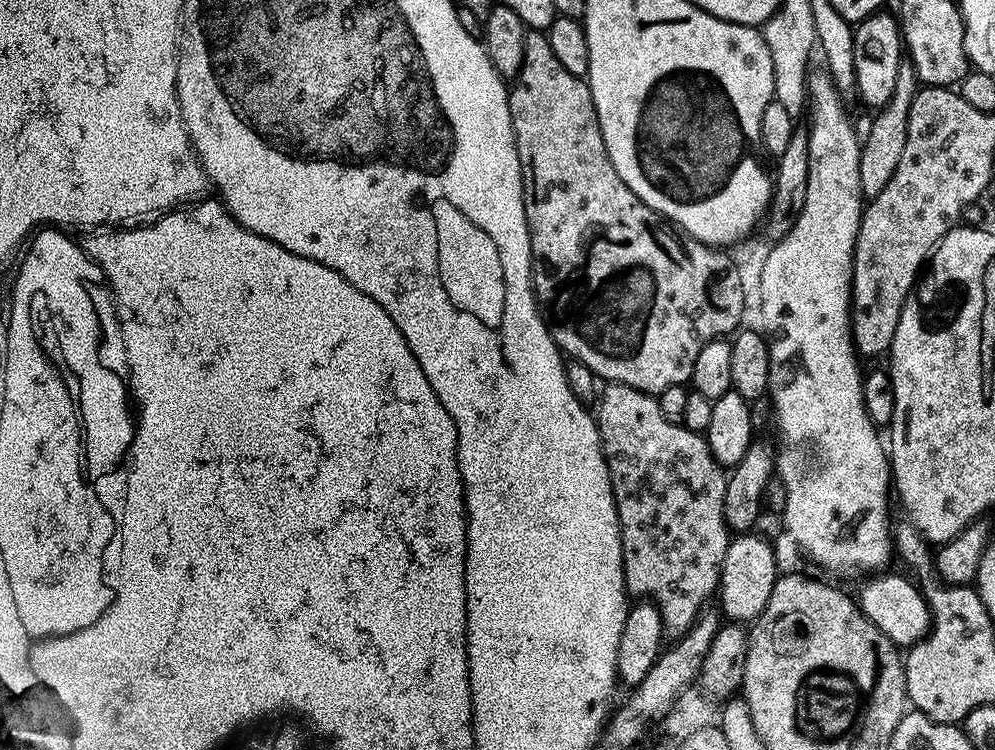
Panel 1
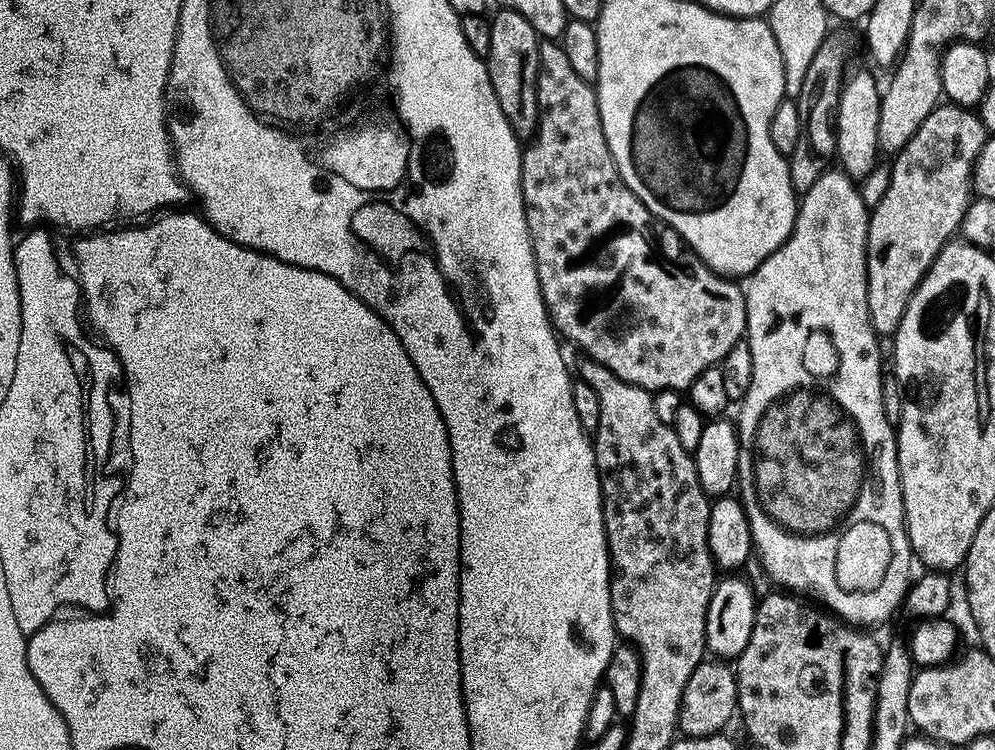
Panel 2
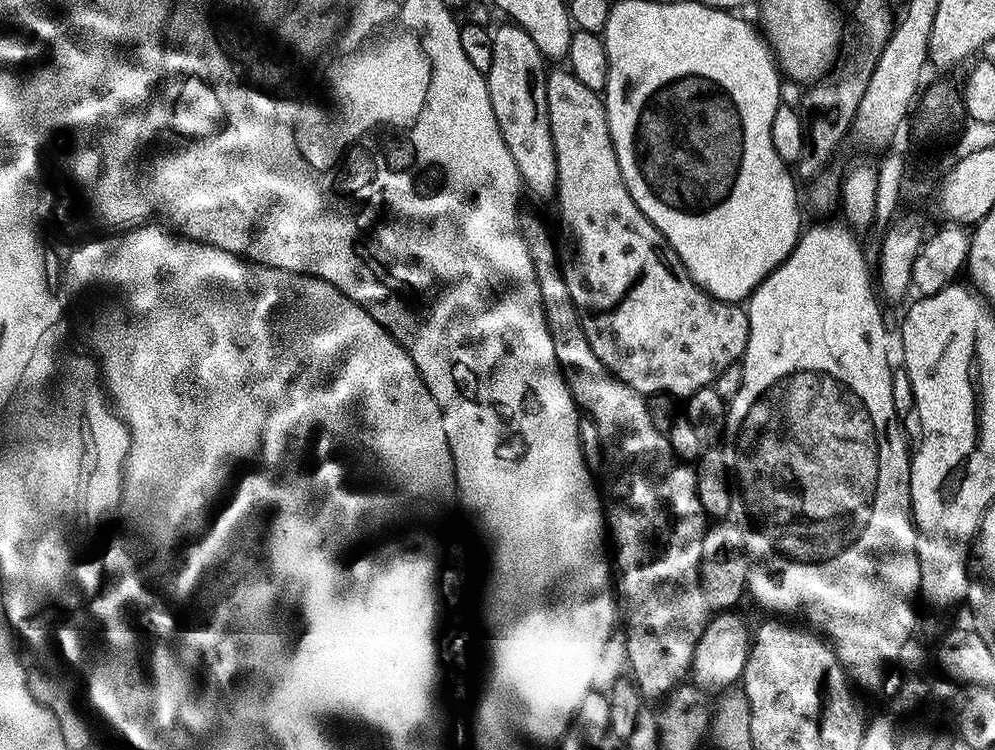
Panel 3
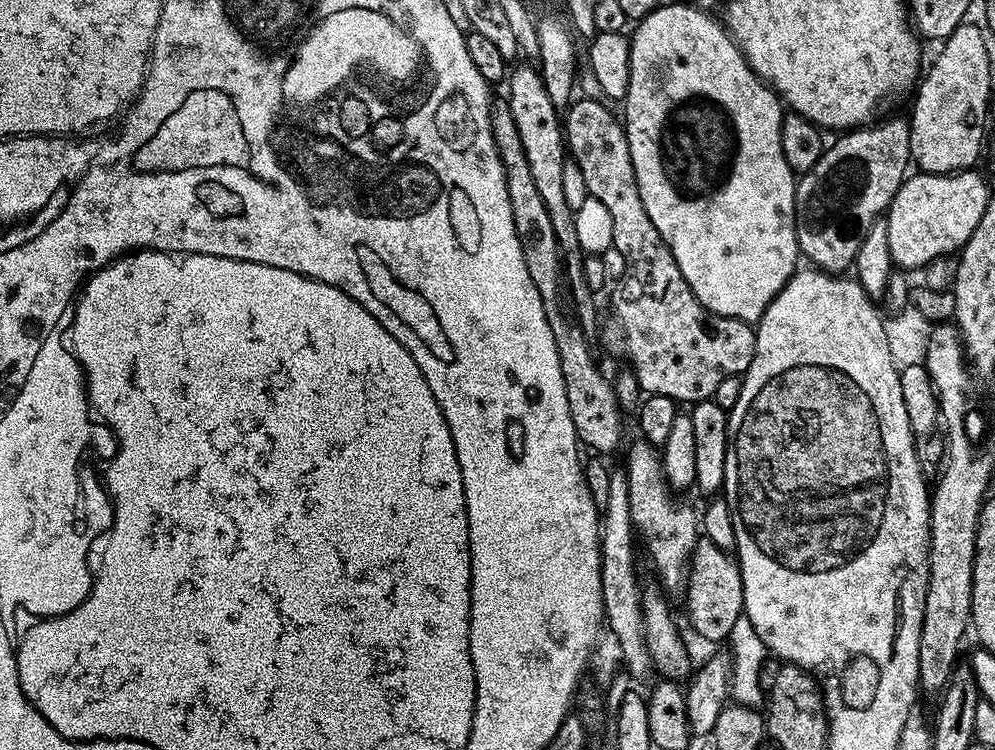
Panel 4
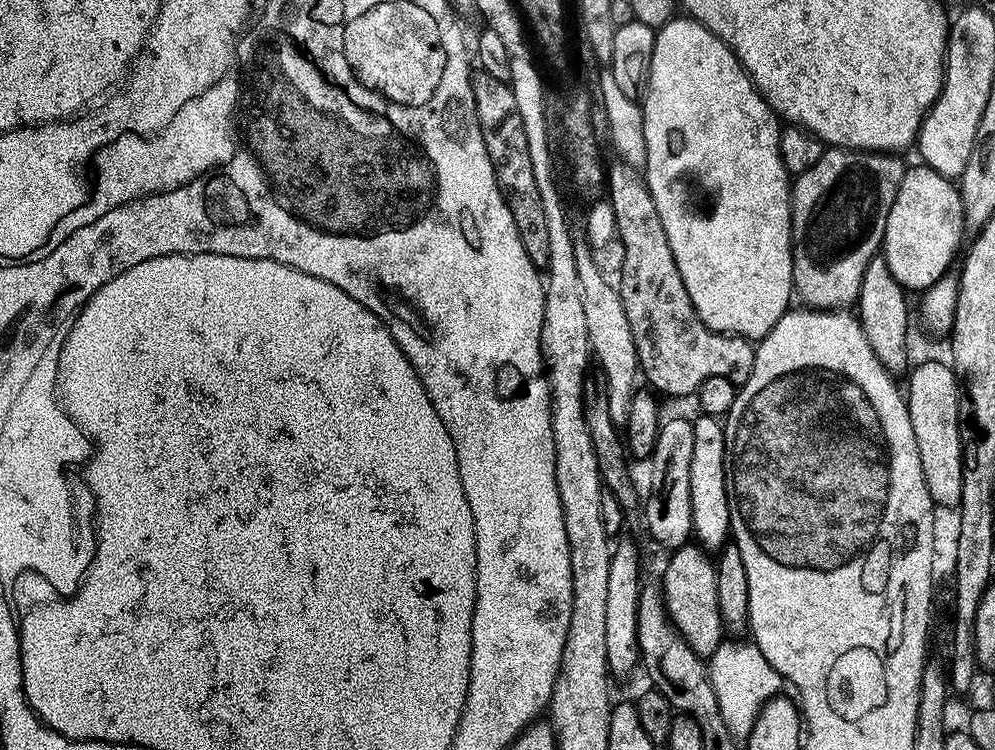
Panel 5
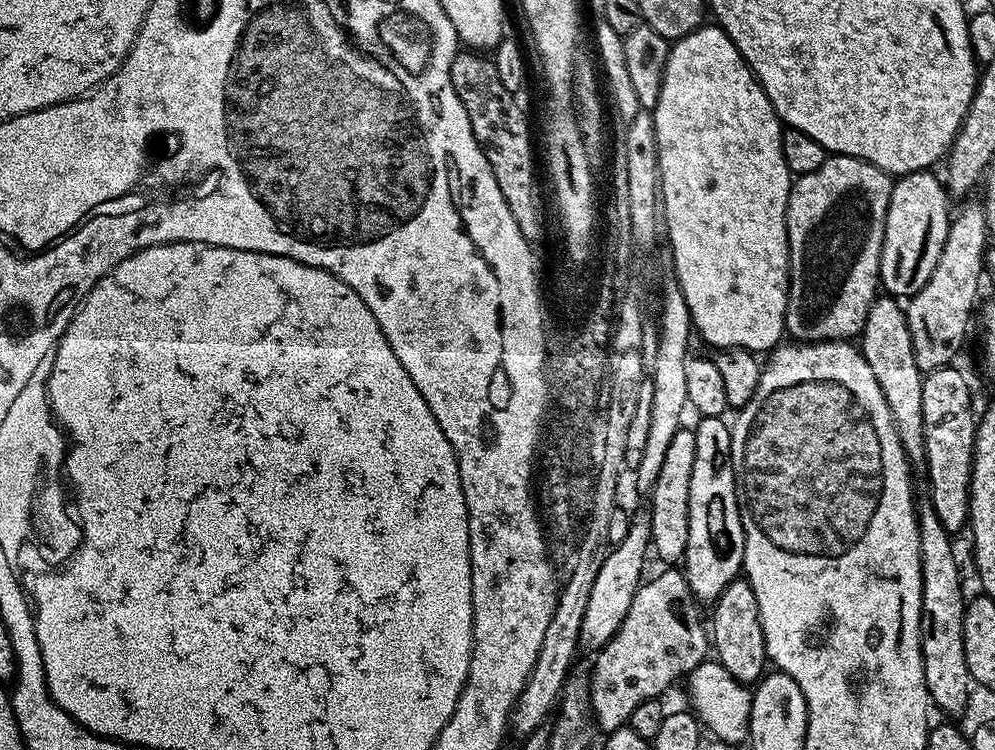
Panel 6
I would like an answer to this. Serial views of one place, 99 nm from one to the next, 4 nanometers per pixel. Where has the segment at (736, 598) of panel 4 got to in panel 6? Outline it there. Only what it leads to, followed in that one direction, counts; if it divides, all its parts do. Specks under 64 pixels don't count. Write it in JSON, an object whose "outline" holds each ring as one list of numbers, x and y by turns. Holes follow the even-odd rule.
{"outline":[[666,568,652,580,641,583,635,592,628,614,615,636,595,653,596,665,590,671,590,699,592,714,597,724,605,733,627,725,630,714,644,700,663,697,664,691,676,680,689,671,690,665,705,654,704,647,709,647,710,632,706,620,700,617,701,605,690,590,689,582,683,571,678,568]]}

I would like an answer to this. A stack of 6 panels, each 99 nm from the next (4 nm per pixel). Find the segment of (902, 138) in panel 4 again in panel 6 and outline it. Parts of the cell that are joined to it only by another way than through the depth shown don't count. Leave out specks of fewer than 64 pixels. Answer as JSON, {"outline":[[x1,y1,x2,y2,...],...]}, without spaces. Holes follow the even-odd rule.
{"outline":[[835,154,825,158,818,170,810,170,810,174,793,179,786,210,788,308,784,311,784,327,793,341,848,342,864,331,866,316,881,287,880,259,893,183,893,177,878,166,853,156]]}

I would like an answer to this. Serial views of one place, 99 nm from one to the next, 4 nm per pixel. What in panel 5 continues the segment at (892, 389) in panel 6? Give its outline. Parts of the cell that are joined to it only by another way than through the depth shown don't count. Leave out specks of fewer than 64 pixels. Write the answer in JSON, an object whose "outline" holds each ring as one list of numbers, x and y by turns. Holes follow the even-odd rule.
{"outline":[[877,254,870,258,862,274,860,296,854,308,866,334,866,342,870,342,870,350,874,350,878,362,882,362,882,366,893,374,899,374,900,371,903,373,910,364,907,356,907,340,910,335,908,296,909,293,894,278,894,274,890,274,890,266,886,266,883,255]]}

